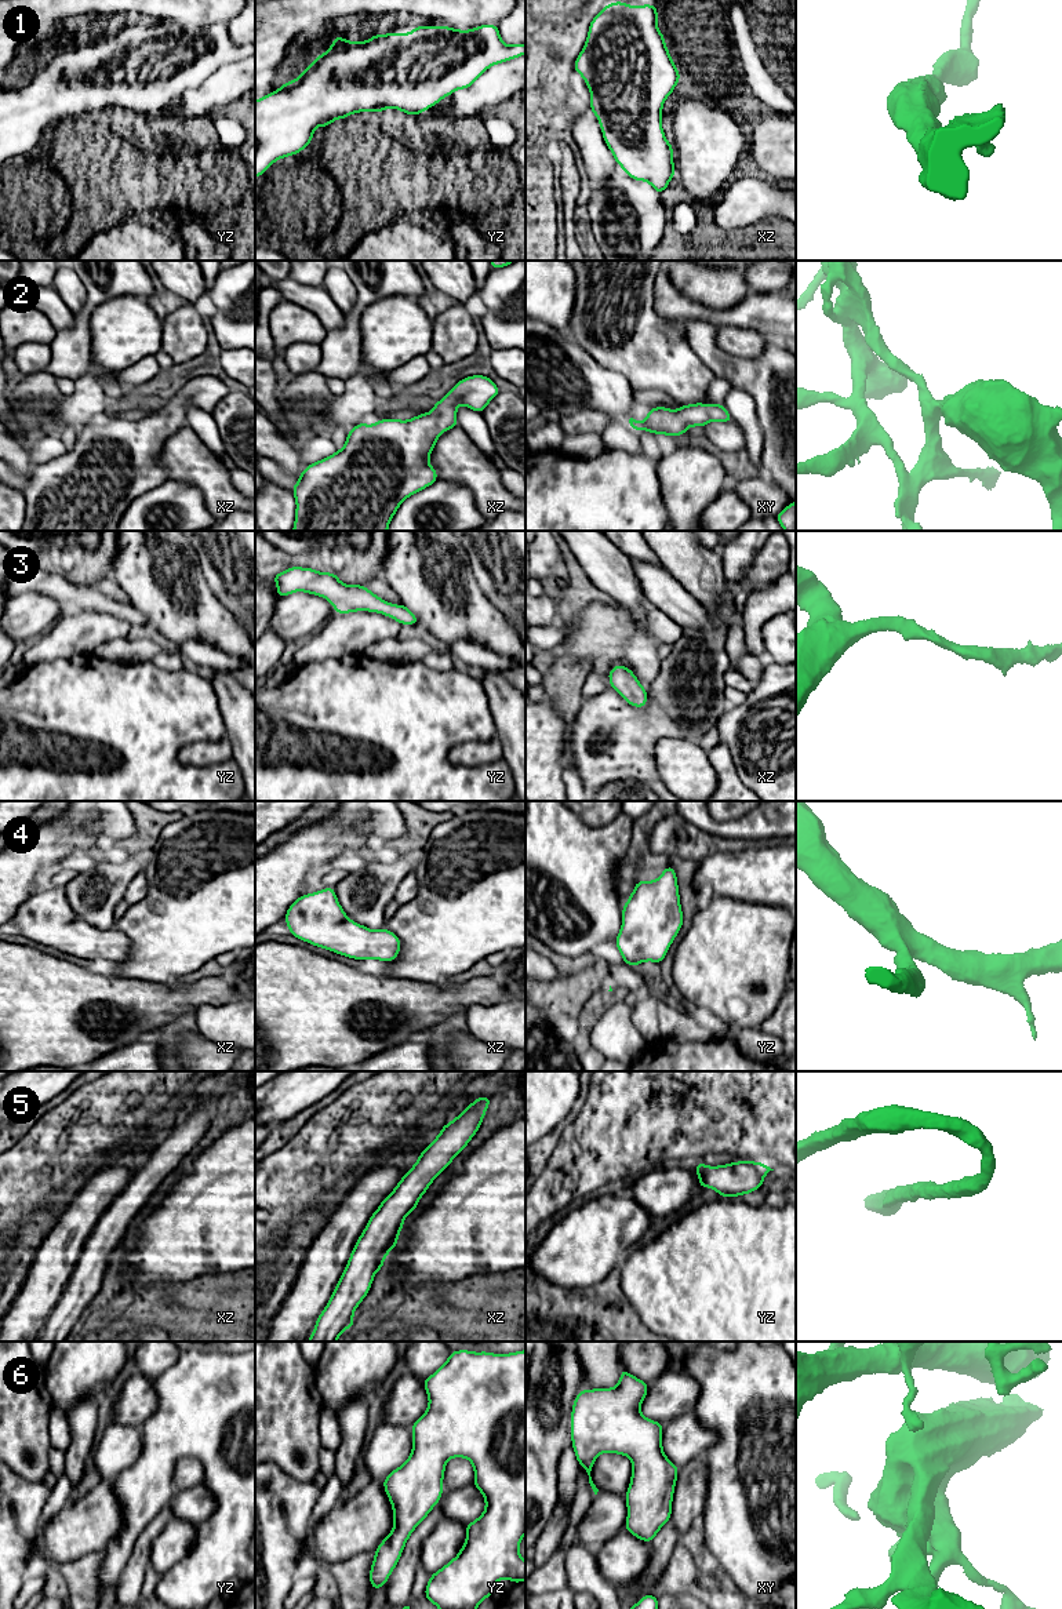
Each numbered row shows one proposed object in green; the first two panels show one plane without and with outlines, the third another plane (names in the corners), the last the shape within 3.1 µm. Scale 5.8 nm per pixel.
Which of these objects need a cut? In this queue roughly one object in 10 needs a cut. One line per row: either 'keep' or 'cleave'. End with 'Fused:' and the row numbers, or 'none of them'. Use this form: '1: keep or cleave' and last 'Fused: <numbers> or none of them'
1: keep
2: keep
3: keep
4: keep
5: keep
6: keep
Fused: none of them

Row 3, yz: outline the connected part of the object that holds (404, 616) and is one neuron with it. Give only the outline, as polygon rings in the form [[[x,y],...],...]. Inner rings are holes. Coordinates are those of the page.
[[[291,567],[272,578],[277,585],[280,598],[294,591],[306,591],[327,598],[337,614],[370,611],[396,619],[400,625],[419,625],[417,616],[405,605],[393,605],[359,583],[343,585],[334,571],[321,574],[312,568]]]

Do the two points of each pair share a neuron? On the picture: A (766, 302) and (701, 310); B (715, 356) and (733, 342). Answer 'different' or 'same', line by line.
A: same
B: different

